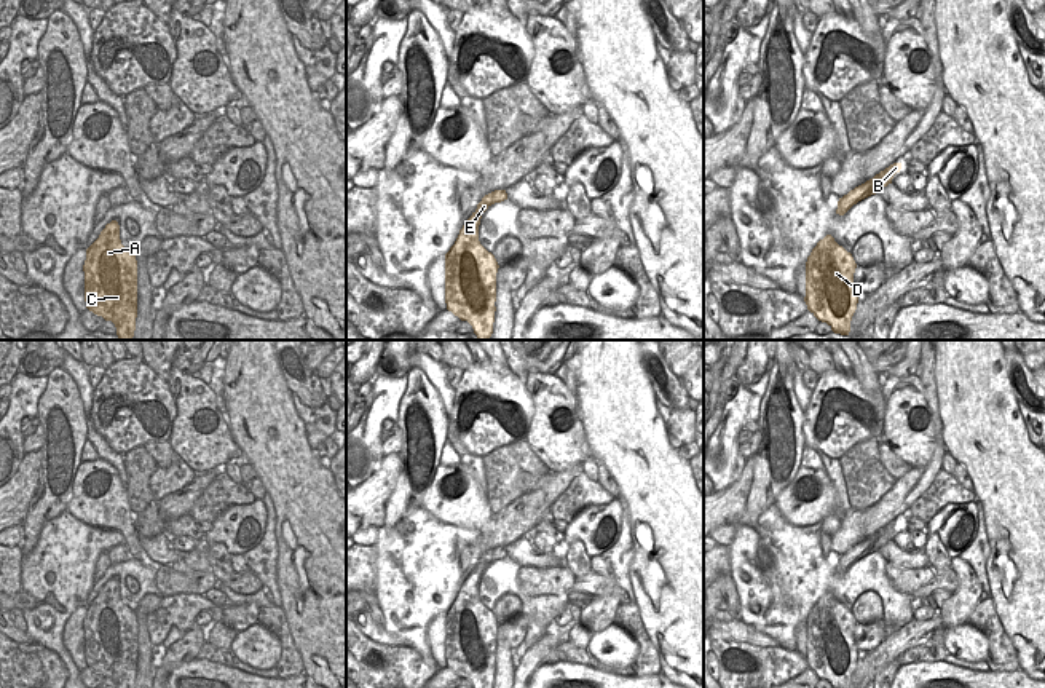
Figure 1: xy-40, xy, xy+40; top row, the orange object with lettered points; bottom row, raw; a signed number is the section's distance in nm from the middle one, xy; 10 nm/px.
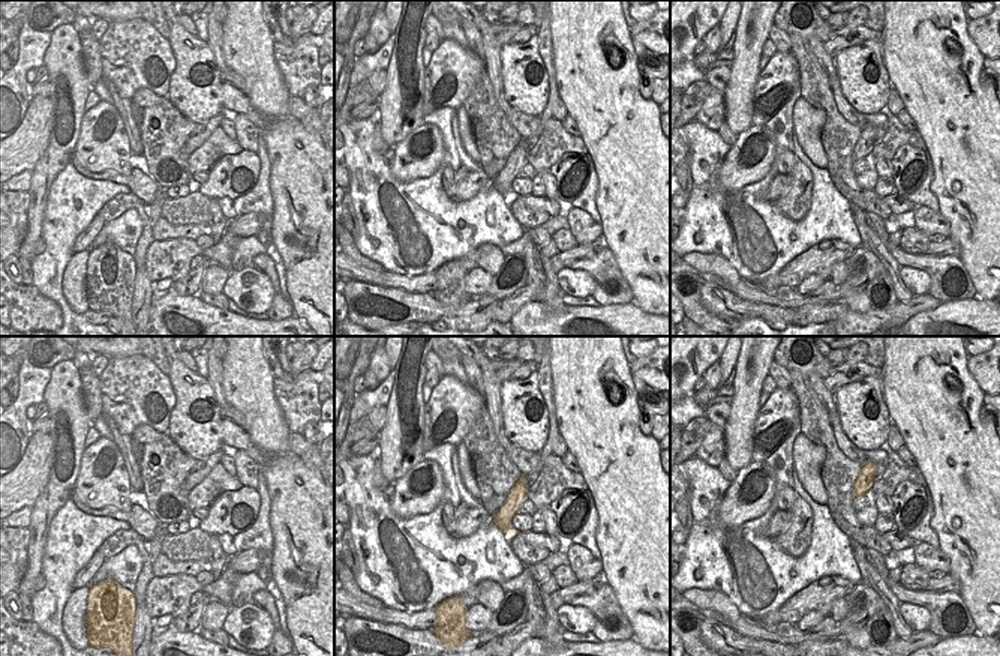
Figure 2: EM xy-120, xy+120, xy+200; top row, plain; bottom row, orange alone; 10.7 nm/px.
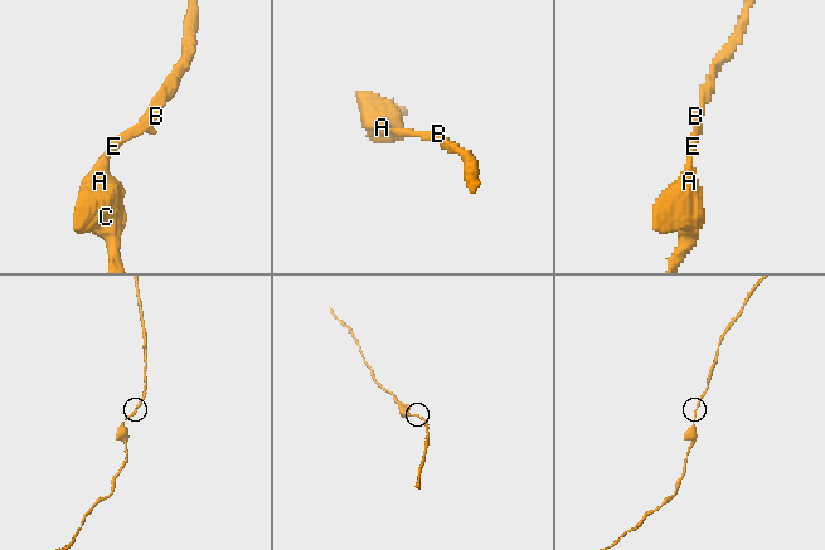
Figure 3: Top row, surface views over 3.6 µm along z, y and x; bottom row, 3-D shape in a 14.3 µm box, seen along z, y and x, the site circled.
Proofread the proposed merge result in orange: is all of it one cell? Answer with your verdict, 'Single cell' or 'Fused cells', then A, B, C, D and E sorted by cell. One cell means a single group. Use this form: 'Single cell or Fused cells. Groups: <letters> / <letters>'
Single cell. Groups: A B C D E.

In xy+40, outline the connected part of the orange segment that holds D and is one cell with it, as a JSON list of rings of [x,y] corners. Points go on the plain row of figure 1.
[[[831,592],[817,600],[806,619],[807,667],[831,688],[850,688],[858,650],[854,640],[857,621]]]

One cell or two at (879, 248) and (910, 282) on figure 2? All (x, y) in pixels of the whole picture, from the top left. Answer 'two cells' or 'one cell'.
two cells

